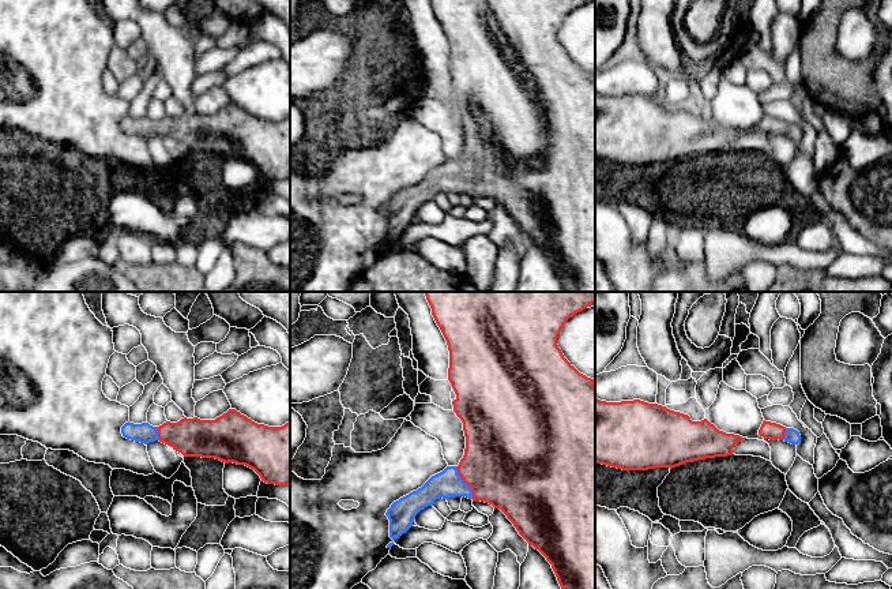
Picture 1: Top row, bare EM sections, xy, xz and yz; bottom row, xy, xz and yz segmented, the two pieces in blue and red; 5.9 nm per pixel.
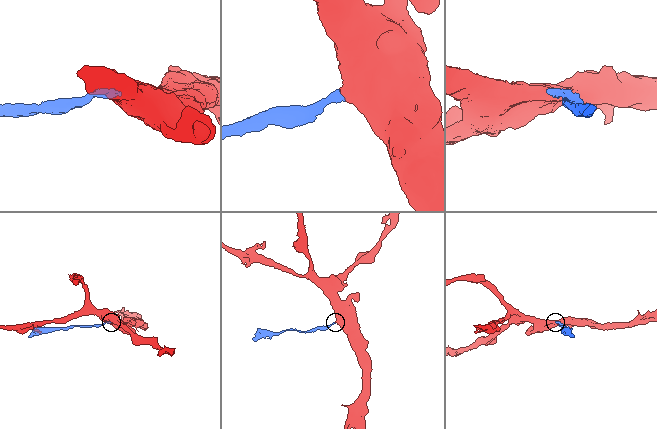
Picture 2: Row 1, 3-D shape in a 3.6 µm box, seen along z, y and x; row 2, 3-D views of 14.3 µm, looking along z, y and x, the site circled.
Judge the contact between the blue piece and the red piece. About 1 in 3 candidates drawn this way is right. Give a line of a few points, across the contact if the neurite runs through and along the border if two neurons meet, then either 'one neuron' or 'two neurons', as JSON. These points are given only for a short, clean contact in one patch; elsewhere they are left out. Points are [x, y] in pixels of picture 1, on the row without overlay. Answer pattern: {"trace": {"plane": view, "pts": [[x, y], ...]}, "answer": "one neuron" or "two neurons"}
{"trace": {"plane": "xz", "pts": [[446, 179], [465, 177], [503, 160]]}, "answer": "one neuron"}

